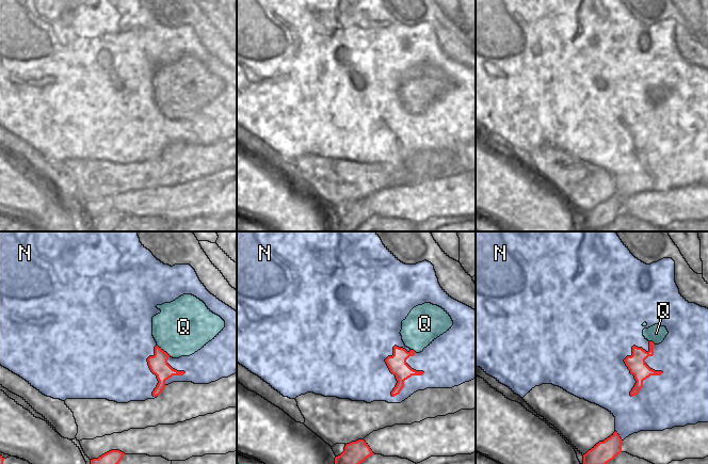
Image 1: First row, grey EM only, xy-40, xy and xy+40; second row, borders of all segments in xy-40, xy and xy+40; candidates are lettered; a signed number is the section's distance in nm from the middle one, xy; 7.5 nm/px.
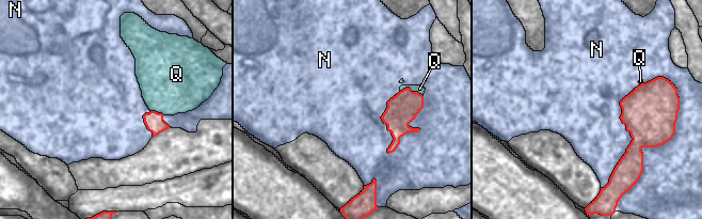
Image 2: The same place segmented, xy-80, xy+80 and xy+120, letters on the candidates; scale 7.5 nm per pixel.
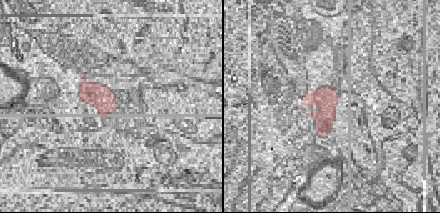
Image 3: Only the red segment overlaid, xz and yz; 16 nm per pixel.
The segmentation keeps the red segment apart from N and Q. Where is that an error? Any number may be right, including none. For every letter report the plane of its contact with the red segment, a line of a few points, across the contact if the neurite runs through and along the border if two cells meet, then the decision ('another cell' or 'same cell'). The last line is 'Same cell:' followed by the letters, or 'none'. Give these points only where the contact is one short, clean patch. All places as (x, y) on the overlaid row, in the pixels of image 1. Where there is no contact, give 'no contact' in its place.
N: contact in xy+40; another cell
Q: contact in xy-40; line xy-40 (157, 345), (170, 355); another cell
Same cell: none

